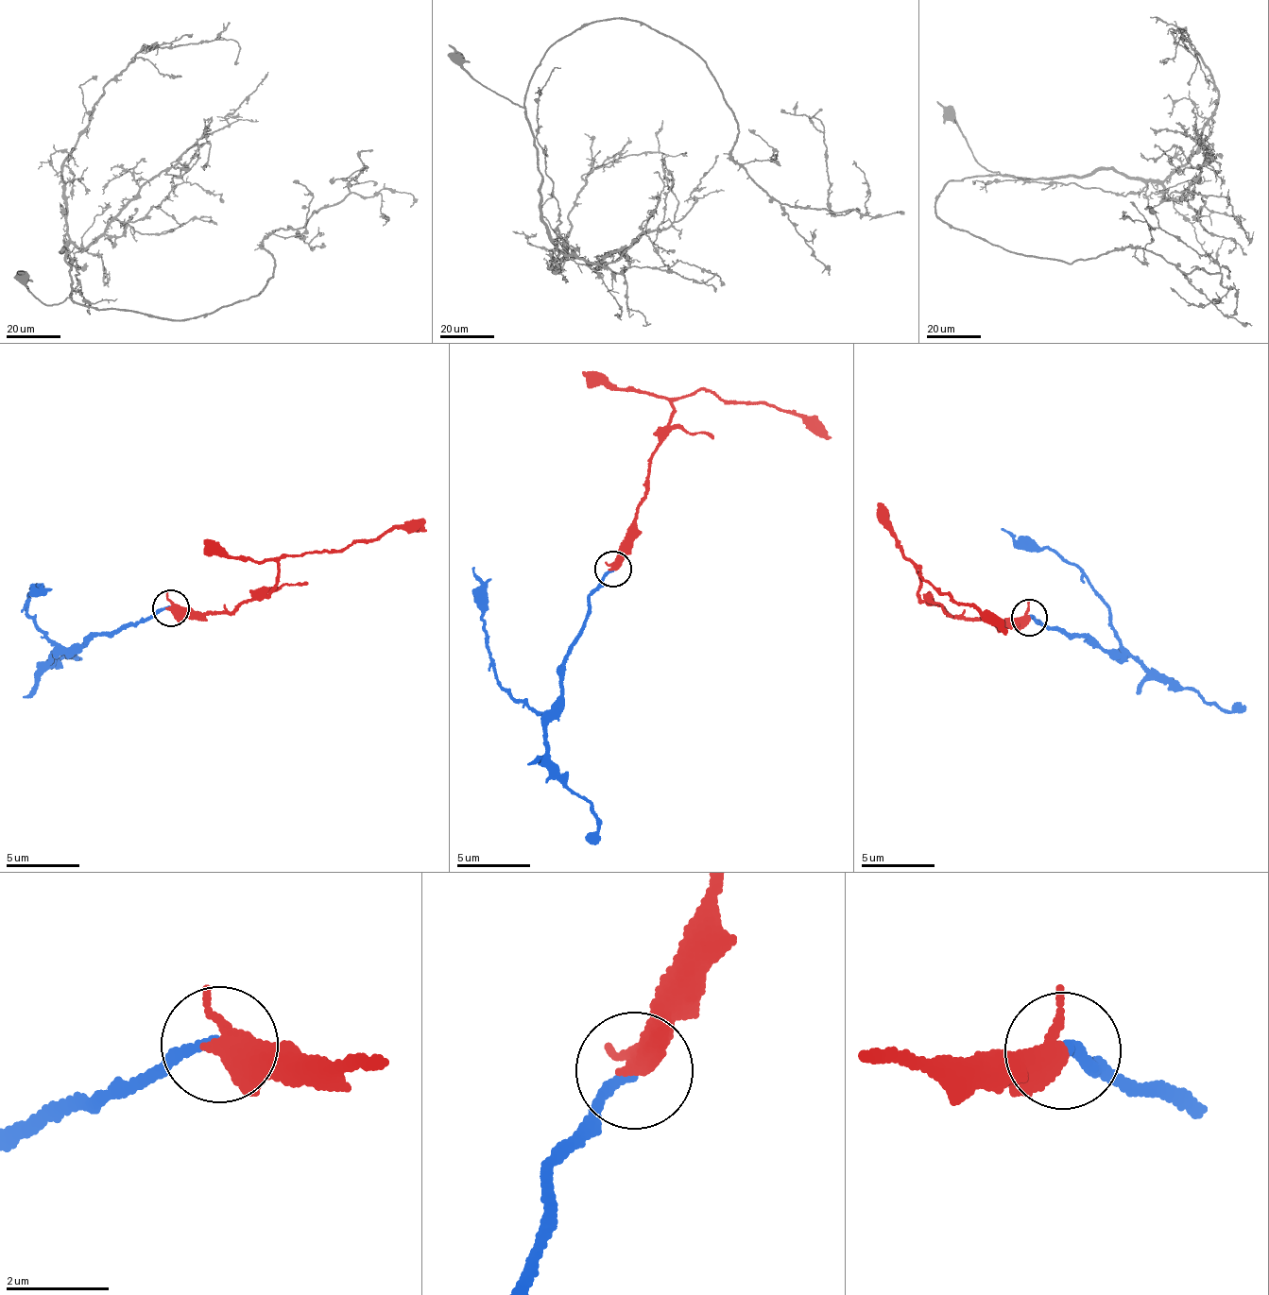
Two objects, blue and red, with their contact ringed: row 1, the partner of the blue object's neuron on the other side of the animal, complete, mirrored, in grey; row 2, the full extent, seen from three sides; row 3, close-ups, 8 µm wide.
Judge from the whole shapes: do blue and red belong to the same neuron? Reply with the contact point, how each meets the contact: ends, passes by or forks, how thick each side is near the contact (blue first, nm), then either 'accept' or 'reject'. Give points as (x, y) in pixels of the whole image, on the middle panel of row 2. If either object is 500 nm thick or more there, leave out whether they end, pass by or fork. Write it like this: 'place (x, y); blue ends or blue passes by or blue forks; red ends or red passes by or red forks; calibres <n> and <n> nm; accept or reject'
place (613, 569); blue ends; red passes by; calibres 200 and 380 nm; accept

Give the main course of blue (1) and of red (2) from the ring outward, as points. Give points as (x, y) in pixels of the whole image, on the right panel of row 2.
1: (1031, 616), (1106, 650), (1119, 643), (1110, 611), (1089, 578), (1046, 548), (1025, 550), (1002, 529)
2: (1028, 616), (1005, 622), (954, 616), (919, 598), (919, 568), (923, 577), (936, 589), (989, 616), (1006, 634)

